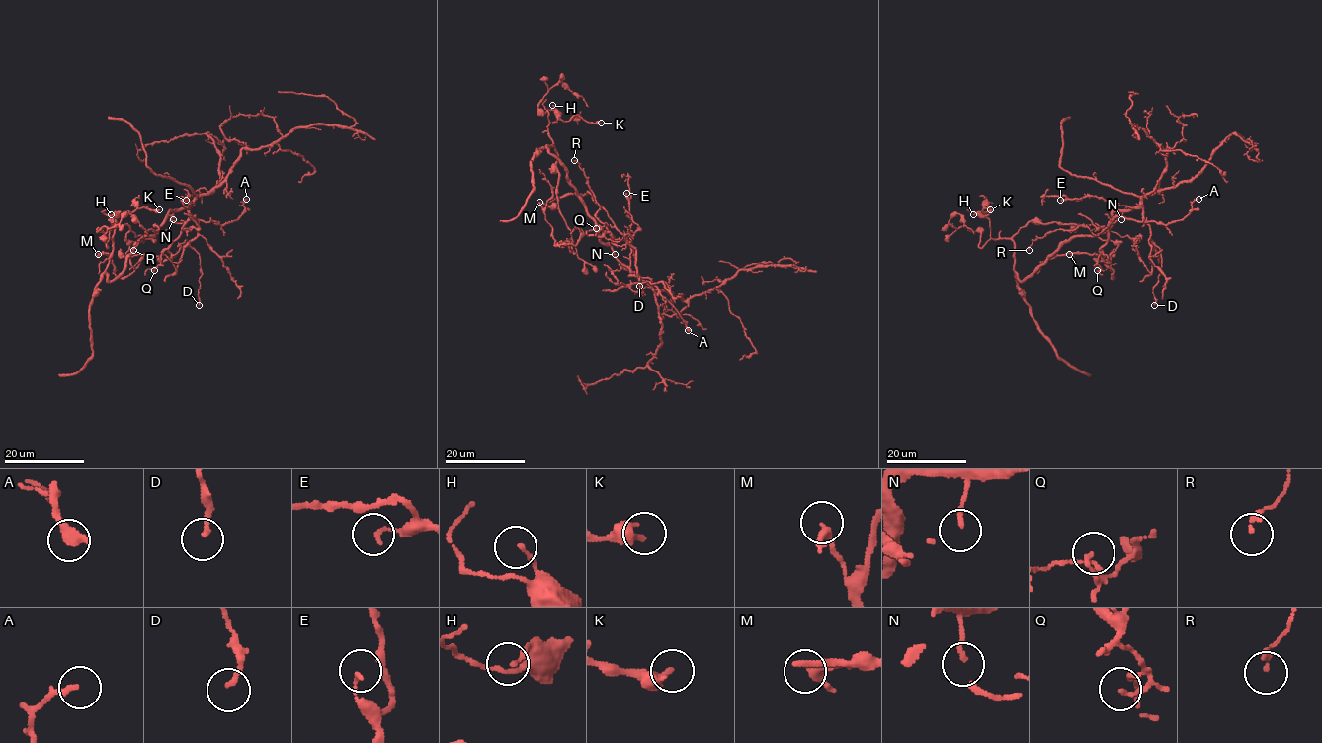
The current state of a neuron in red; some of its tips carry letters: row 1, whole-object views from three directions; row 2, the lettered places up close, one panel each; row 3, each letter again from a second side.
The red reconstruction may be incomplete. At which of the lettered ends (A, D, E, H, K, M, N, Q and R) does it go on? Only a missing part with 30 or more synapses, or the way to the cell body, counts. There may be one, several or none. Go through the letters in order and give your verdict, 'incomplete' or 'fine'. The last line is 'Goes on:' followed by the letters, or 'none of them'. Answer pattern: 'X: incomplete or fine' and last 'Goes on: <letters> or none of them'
A: fine
D: fine
E: fine
H: fine
K: fine
M: fine
N: fine
Q: fine
R: fine
Goes on: none of them

